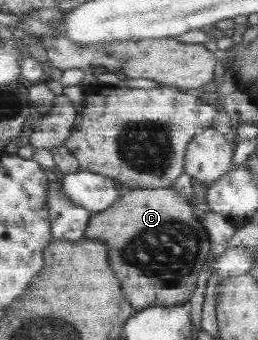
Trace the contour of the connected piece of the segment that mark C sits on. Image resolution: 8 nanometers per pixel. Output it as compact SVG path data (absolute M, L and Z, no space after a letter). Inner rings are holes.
M171 188L133 189L123 193L115 204L92 215L84 232L85 238L103 241L109 248L109 262L121 280L123 294L136 311L151 305L180 305L189 303L197 286L199 272L211 252L212 242L191 202Z

